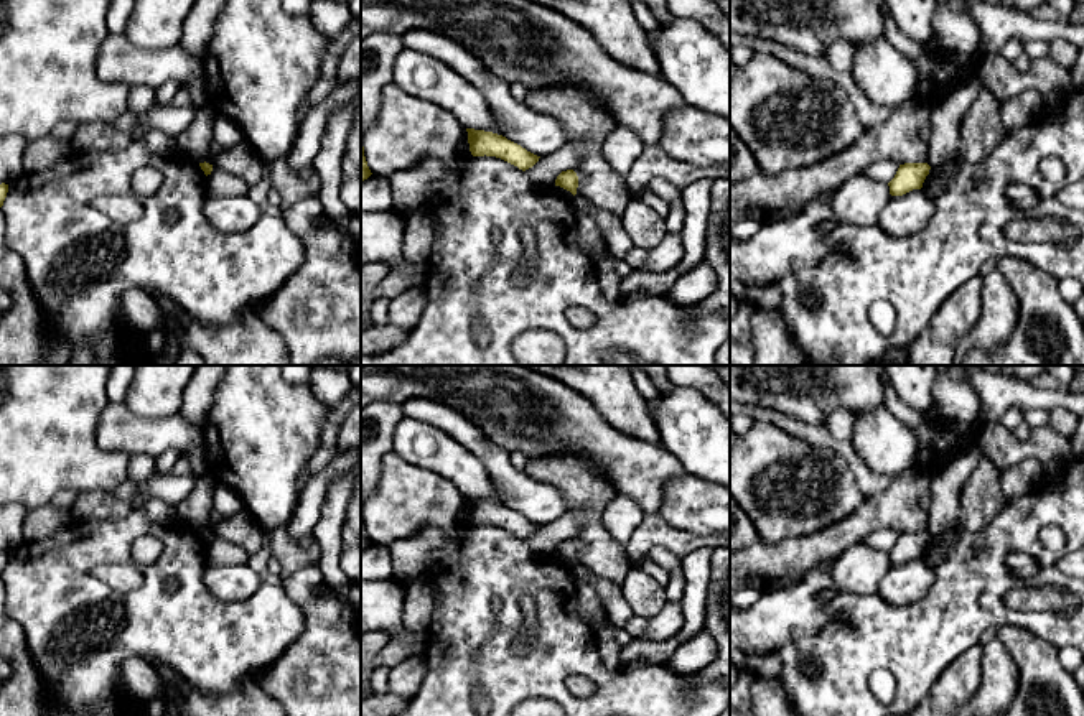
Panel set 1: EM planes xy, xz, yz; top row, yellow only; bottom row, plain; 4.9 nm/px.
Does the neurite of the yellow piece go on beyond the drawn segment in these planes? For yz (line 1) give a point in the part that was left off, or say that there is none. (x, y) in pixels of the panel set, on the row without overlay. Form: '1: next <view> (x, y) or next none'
1: next none

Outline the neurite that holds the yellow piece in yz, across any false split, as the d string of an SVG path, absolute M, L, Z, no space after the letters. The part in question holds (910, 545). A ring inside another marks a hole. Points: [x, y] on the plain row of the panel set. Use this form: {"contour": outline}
{"contour": "M927 532L899 533L895 546L888 551L891 565L903 565L913 558L921 558L931 535Z"}

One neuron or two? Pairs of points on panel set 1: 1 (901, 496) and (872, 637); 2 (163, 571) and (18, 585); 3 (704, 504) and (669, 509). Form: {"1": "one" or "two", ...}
{"1": "two", "2": "one", "3": "one"}

